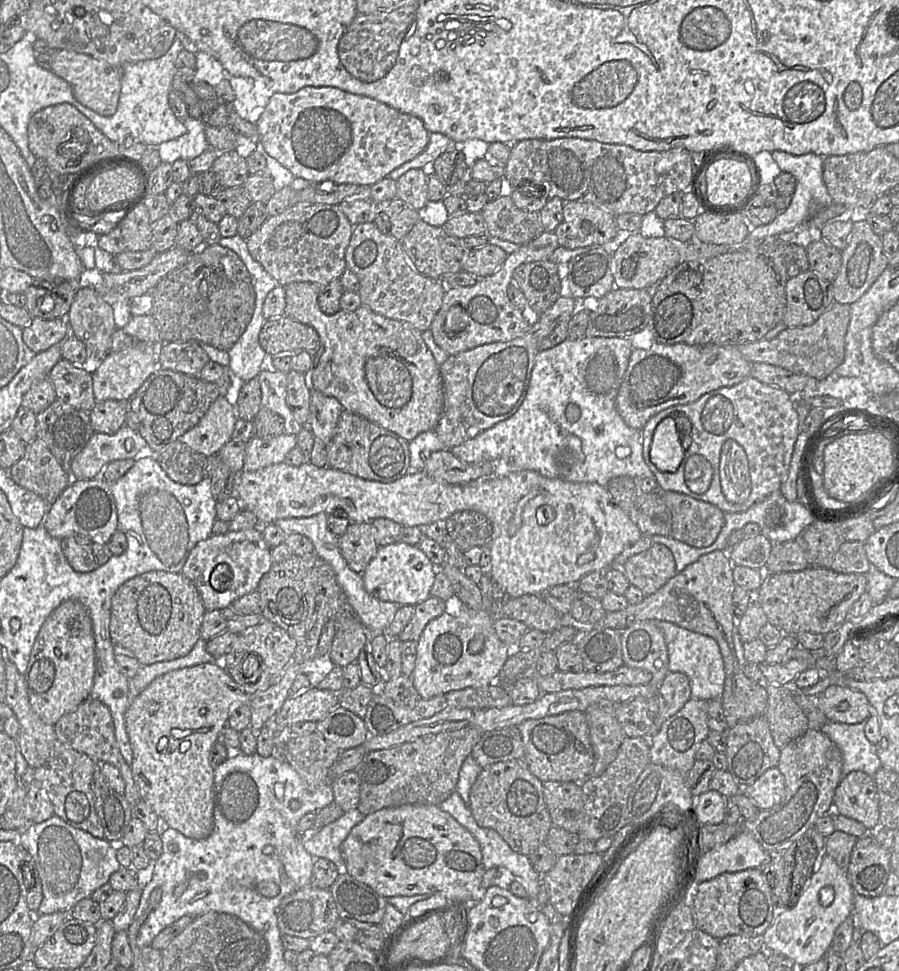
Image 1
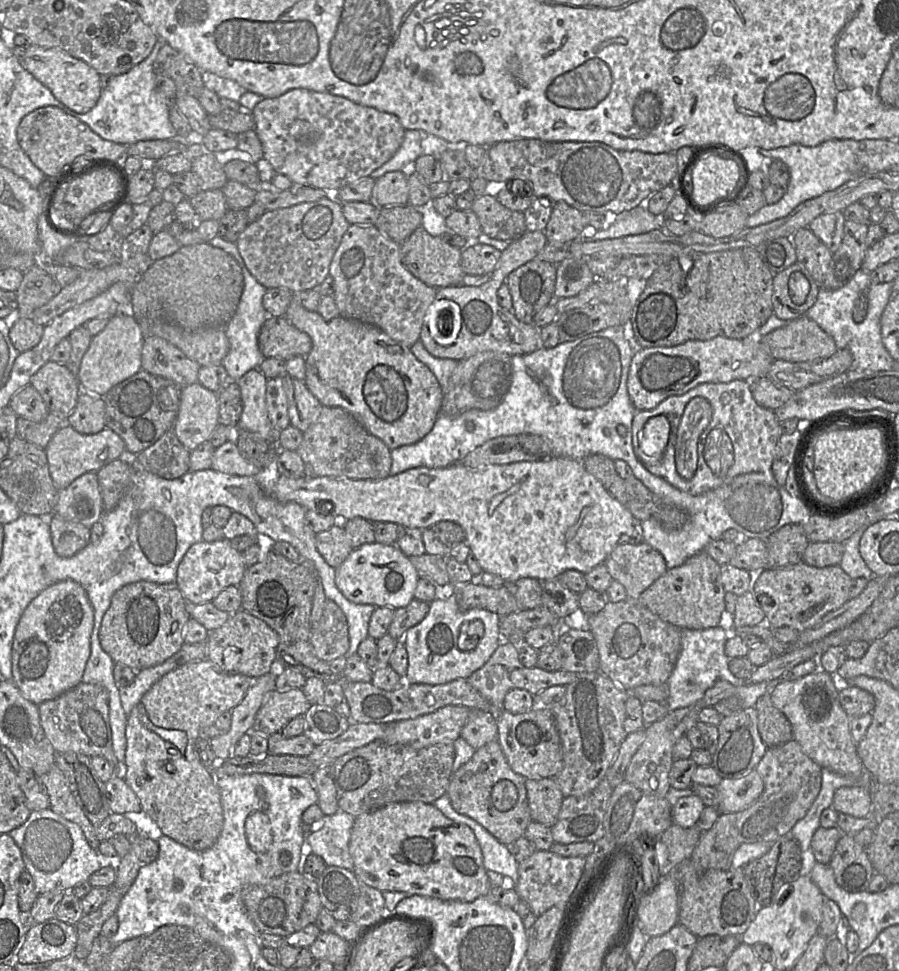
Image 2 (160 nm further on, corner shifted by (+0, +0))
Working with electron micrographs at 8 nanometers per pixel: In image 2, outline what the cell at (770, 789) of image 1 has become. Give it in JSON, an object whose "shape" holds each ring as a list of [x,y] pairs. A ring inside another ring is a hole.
{"shape":[[[757,771],[738,779],[722,779],[716,786],[720,796],[720,813],[740,812],[751,806],[762,794],[764,783]]]}

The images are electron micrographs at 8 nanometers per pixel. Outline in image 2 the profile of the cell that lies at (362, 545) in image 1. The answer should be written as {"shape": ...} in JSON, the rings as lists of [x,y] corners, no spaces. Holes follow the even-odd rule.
{"shape":[[[341,522],[328,530],[316,533],[316,548],[324,560],[336,568],[354,549]]]}

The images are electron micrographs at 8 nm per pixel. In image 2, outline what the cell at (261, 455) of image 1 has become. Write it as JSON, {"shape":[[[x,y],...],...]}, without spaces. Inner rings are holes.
{"shape":[[[227,441],[215,448],[211,468],[238,476],[254,476],[261,470],[240,453],[235,441]]]}

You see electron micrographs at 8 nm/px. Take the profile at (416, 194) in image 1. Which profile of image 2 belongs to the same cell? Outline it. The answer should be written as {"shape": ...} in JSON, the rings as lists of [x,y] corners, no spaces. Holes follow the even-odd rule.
{"shape":[[[389,172],[375,180],[371,202],[376,206],[409,205],[408,200],[408,181],[404,172]]]}

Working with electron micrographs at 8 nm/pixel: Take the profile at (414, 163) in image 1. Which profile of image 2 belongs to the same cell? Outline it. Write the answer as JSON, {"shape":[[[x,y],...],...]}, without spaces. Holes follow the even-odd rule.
{"shape":[[[405,130],[403,141],[393,157],[373,171],[374,180],[386,173],[407,169],[414,172],[414,161],[422,155],[421,134],[417,130]]]}

